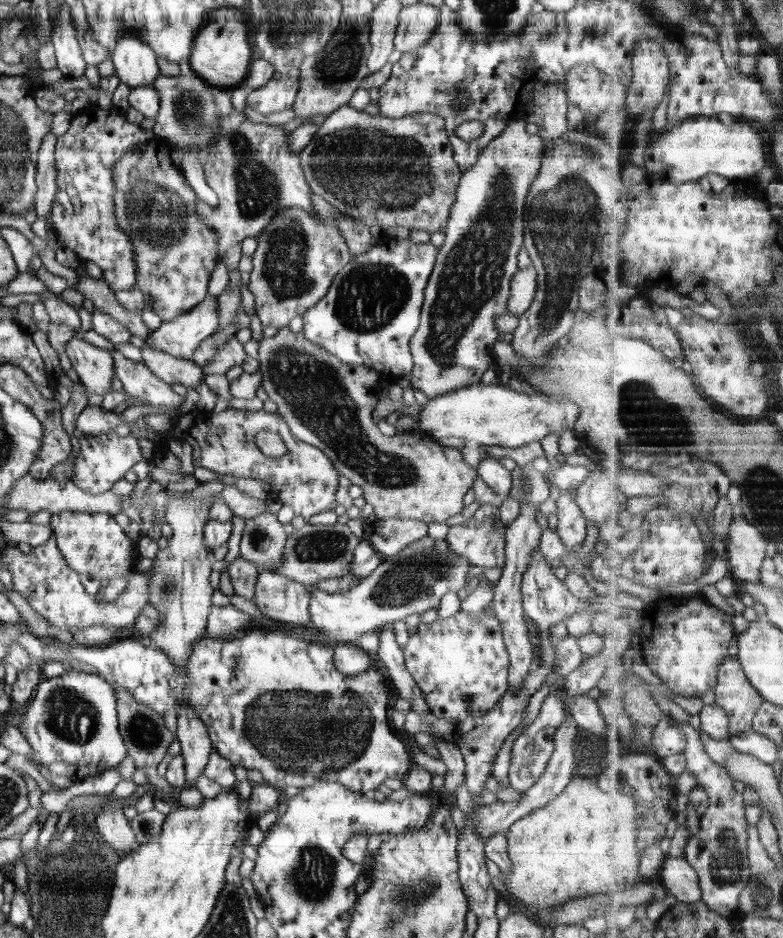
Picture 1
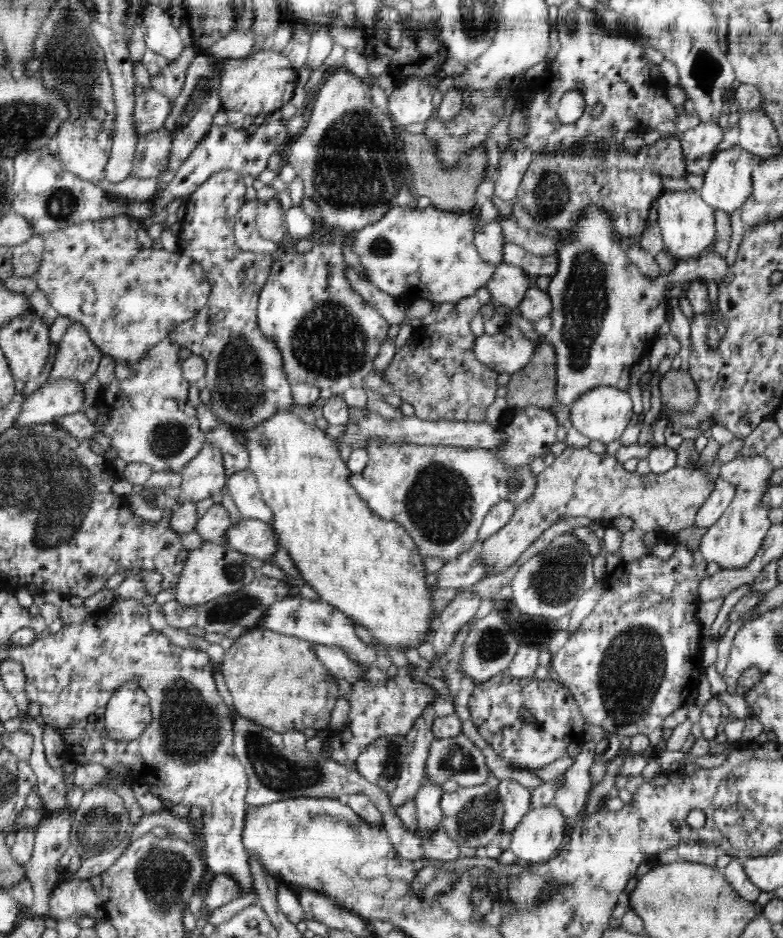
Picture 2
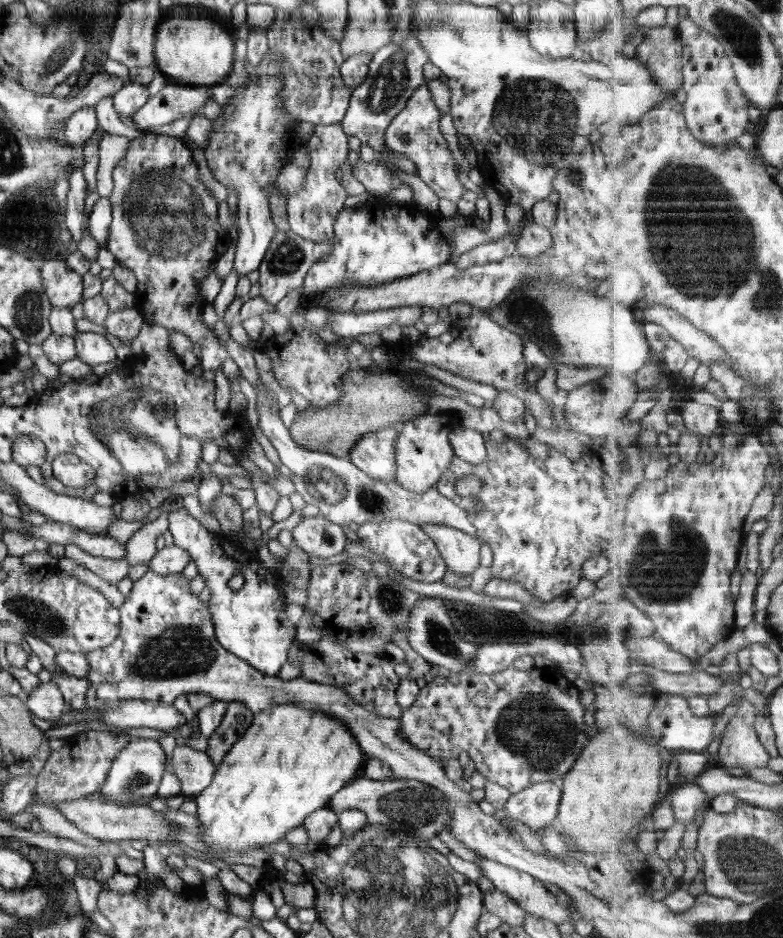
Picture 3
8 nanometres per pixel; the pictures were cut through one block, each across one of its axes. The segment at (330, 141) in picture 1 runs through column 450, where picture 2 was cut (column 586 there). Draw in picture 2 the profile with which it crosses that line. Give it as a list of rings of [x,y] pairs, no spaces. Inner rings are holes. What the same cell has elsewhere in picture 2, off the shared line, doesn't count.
[[[681,136],[676,139],[659,139],[654,145],[639,149],[635,155],[630,155],[622,145],[582,145],[579,152],[568,153],[539,153],[524,174],[522,183],[517,191],[517,199],[530,216],[538,221],[539,225],[550,230],[566,232],[574,228],[582,212],[594,204],[602,208],[611,216],[614,231],[621,237],[636,238],[650,231],[646,226],[649,210],[659,196],[664,192],[662,178],[678,178],[686,176],[687,161],[682,153]]]

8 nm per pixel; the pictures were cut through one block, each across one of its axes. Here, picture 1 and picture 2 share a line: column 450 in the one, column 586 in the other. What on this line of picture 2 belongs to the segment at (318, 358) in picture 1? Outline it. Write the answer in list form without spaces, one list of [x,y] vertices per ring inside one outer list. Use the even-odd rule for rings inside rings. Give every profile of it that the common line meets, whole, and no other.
[[[566,447],[563,453],[556,457],[552,464],[536,475],[536,490],[530,498],[526,498],[526,502],[522,502],[522,506],[516,506],[510,522],[496,532],[490,535],[482,542],[479,550],[479,560],[485,564],[487,568],[486,576],[494,576],[500,572],[504,572],[509,566],[512,566],[520,554],[530,546],[537,538],[540,538],[542,532],[550,528],[555,520],[566,518],[574,518],[576,516],[586,516],[594,522],[599,522],[605,518],[626,517],[634,521],[632,528],[622,535],[620,543],[621,560],[623,563],[632,563],[639,560],[643,556],[648,555],[649,549],[642,543],[642,535],[644,532],[655,531],[661,536],[670,535],[679,530],[684,530],[695,524],[694,517],[698,509],[704,504],[704,501],[710,496],[714,490],[714,481],[706,475],[706,472],[700,471],[698,468],[682,468],[674,466],[664,472],[664,474],[656,474],[650,471],[645,475],[638,475],[636,471],[628,472],[624,470],[623,464],[618,463],[614,456],[598,455],[591,452],[588,447],[573,448]]]

